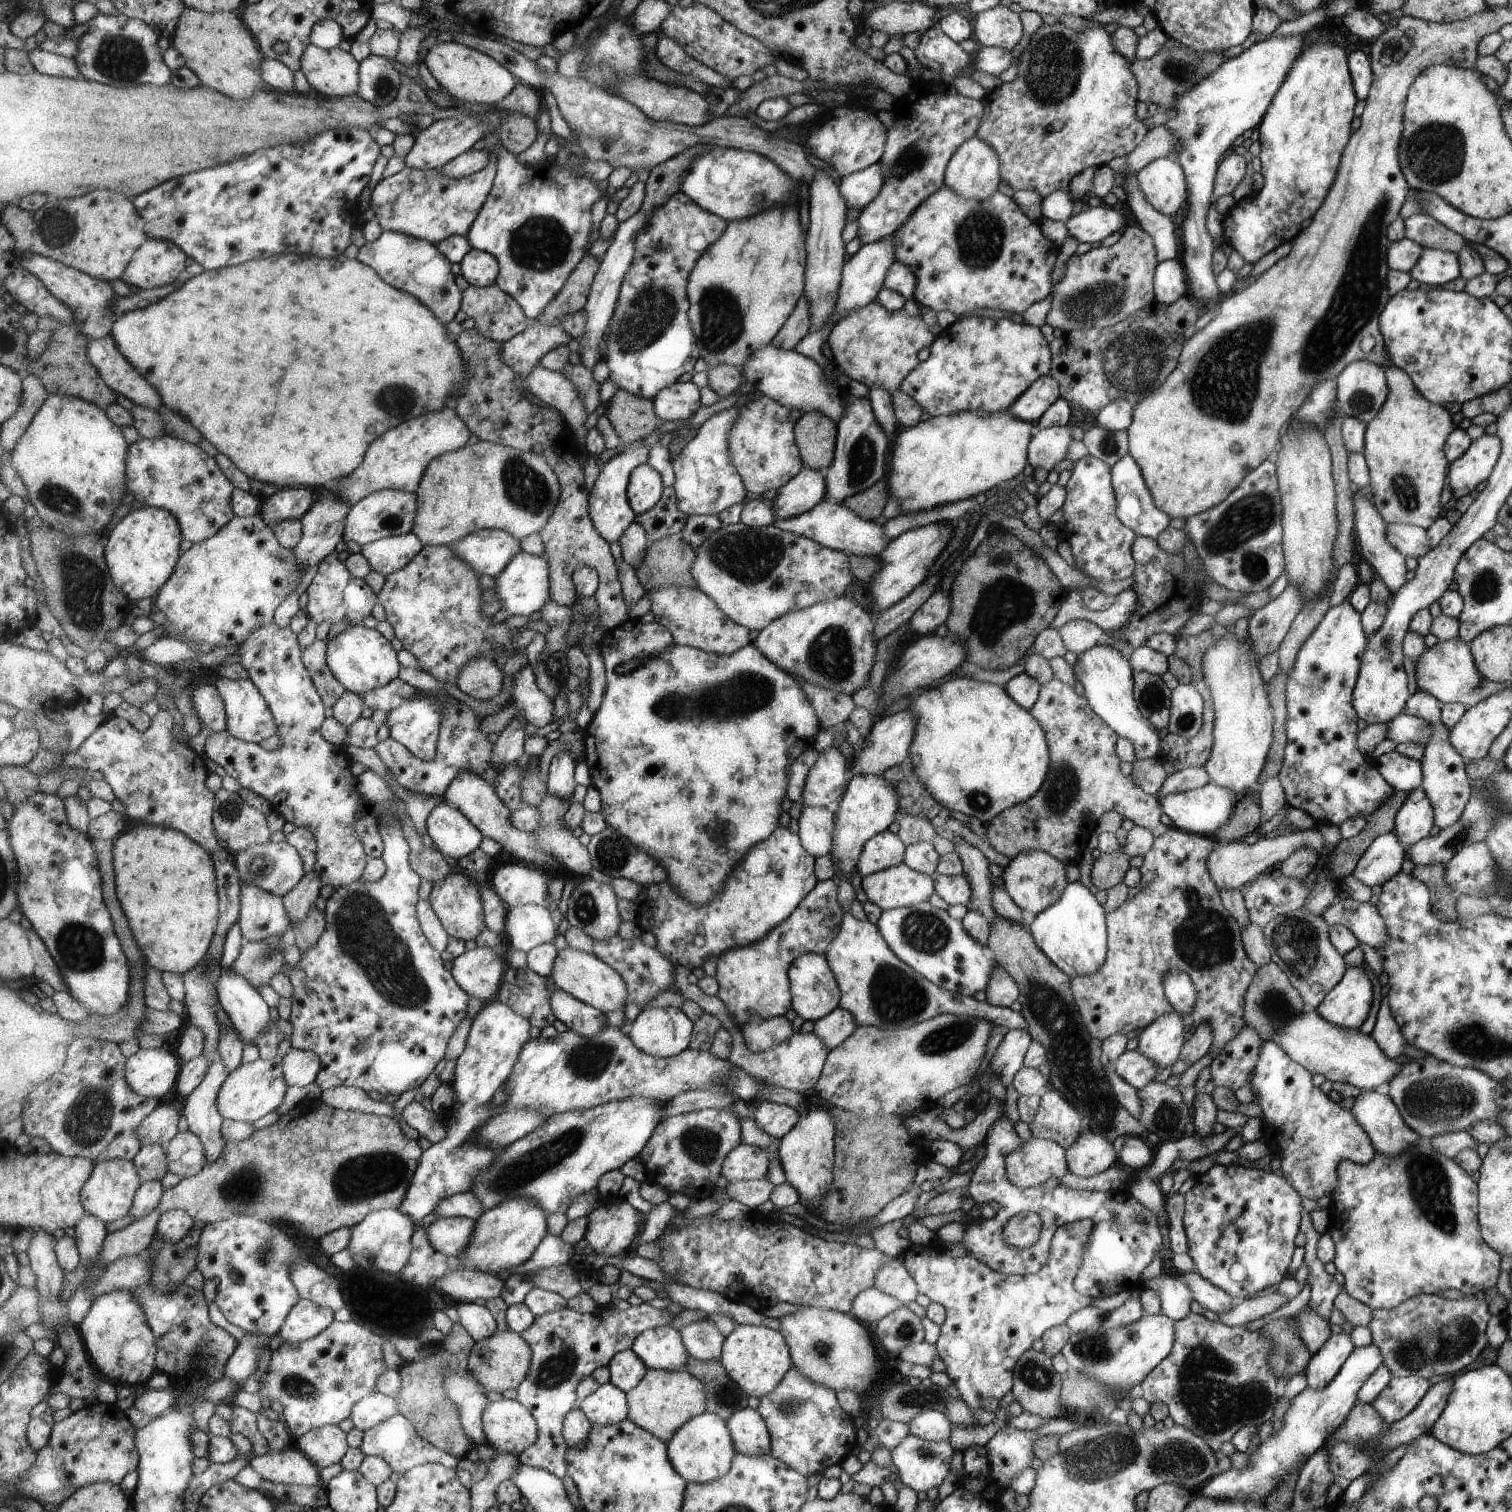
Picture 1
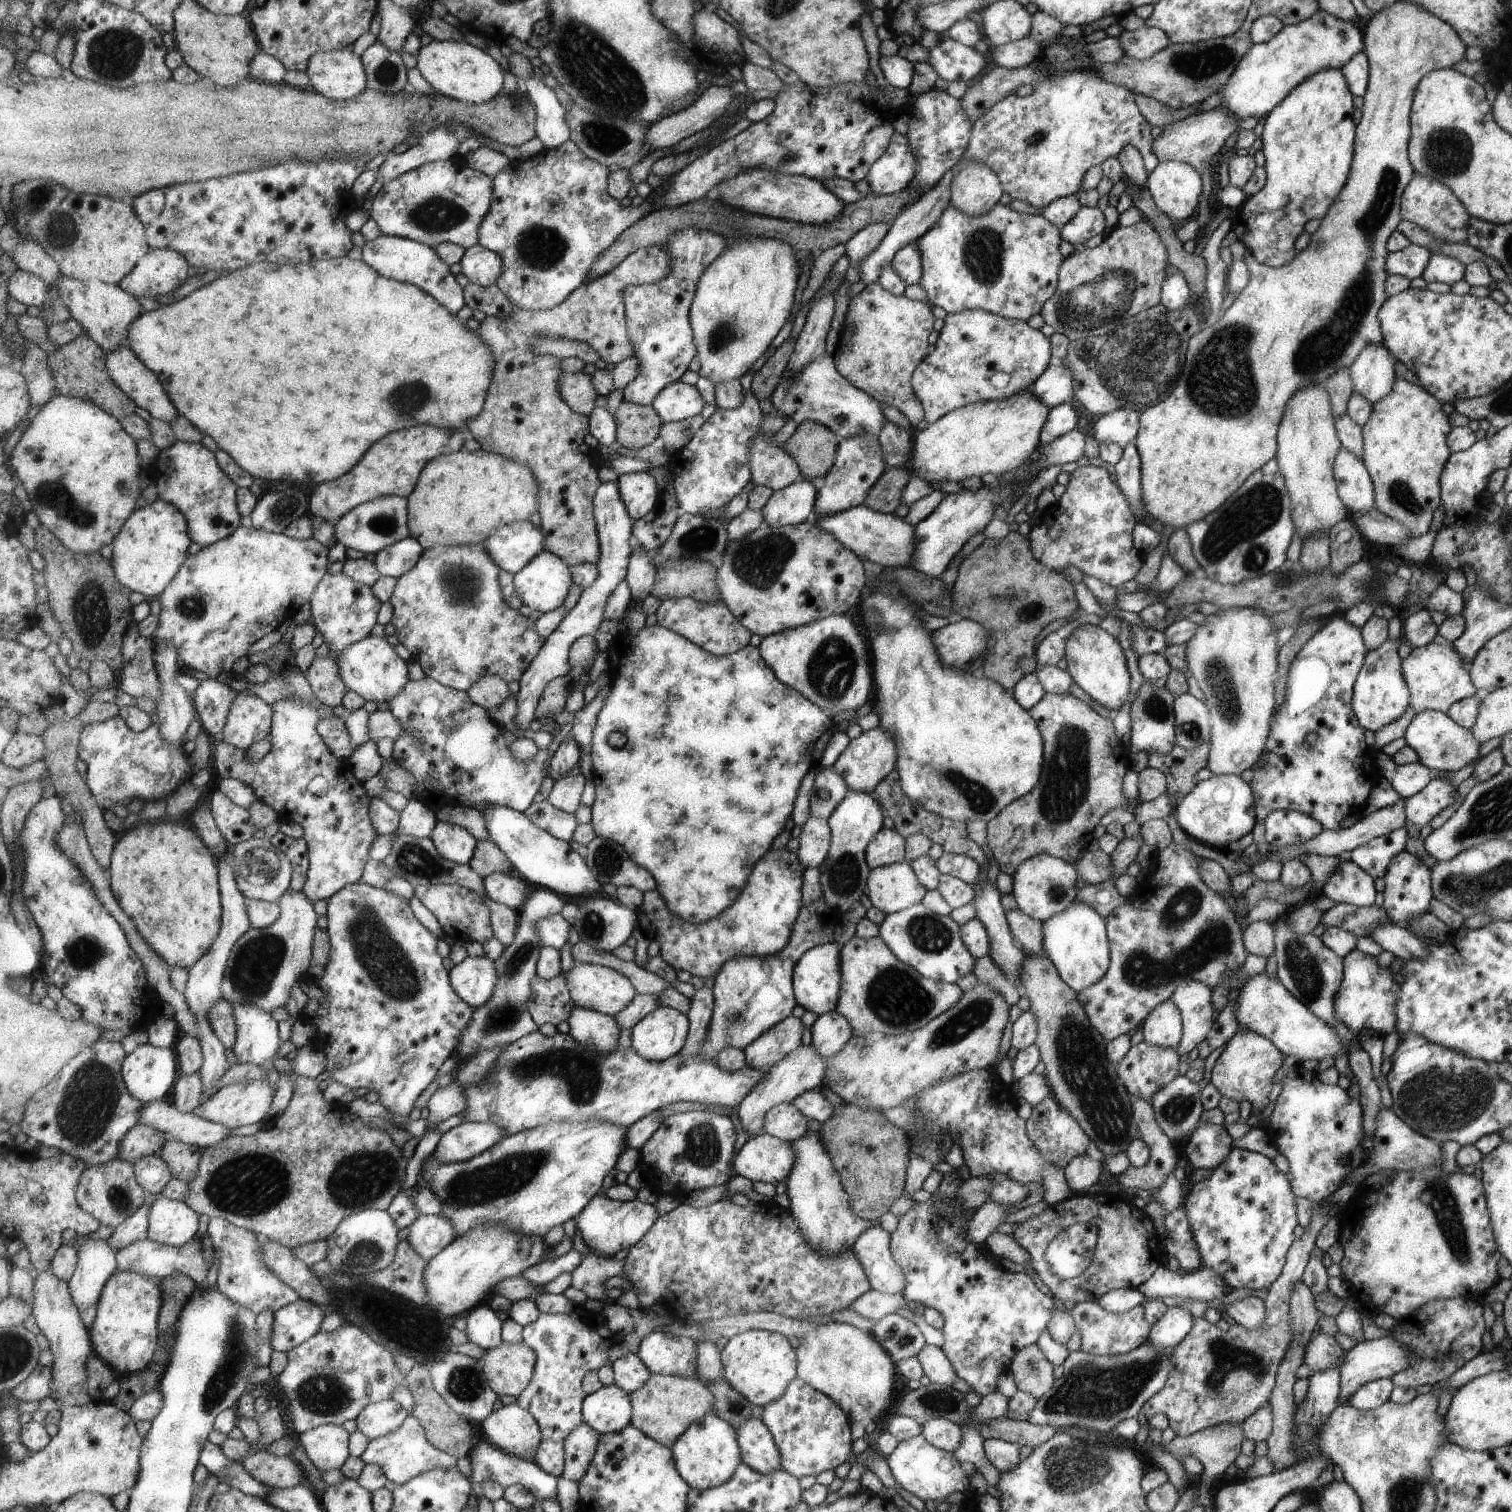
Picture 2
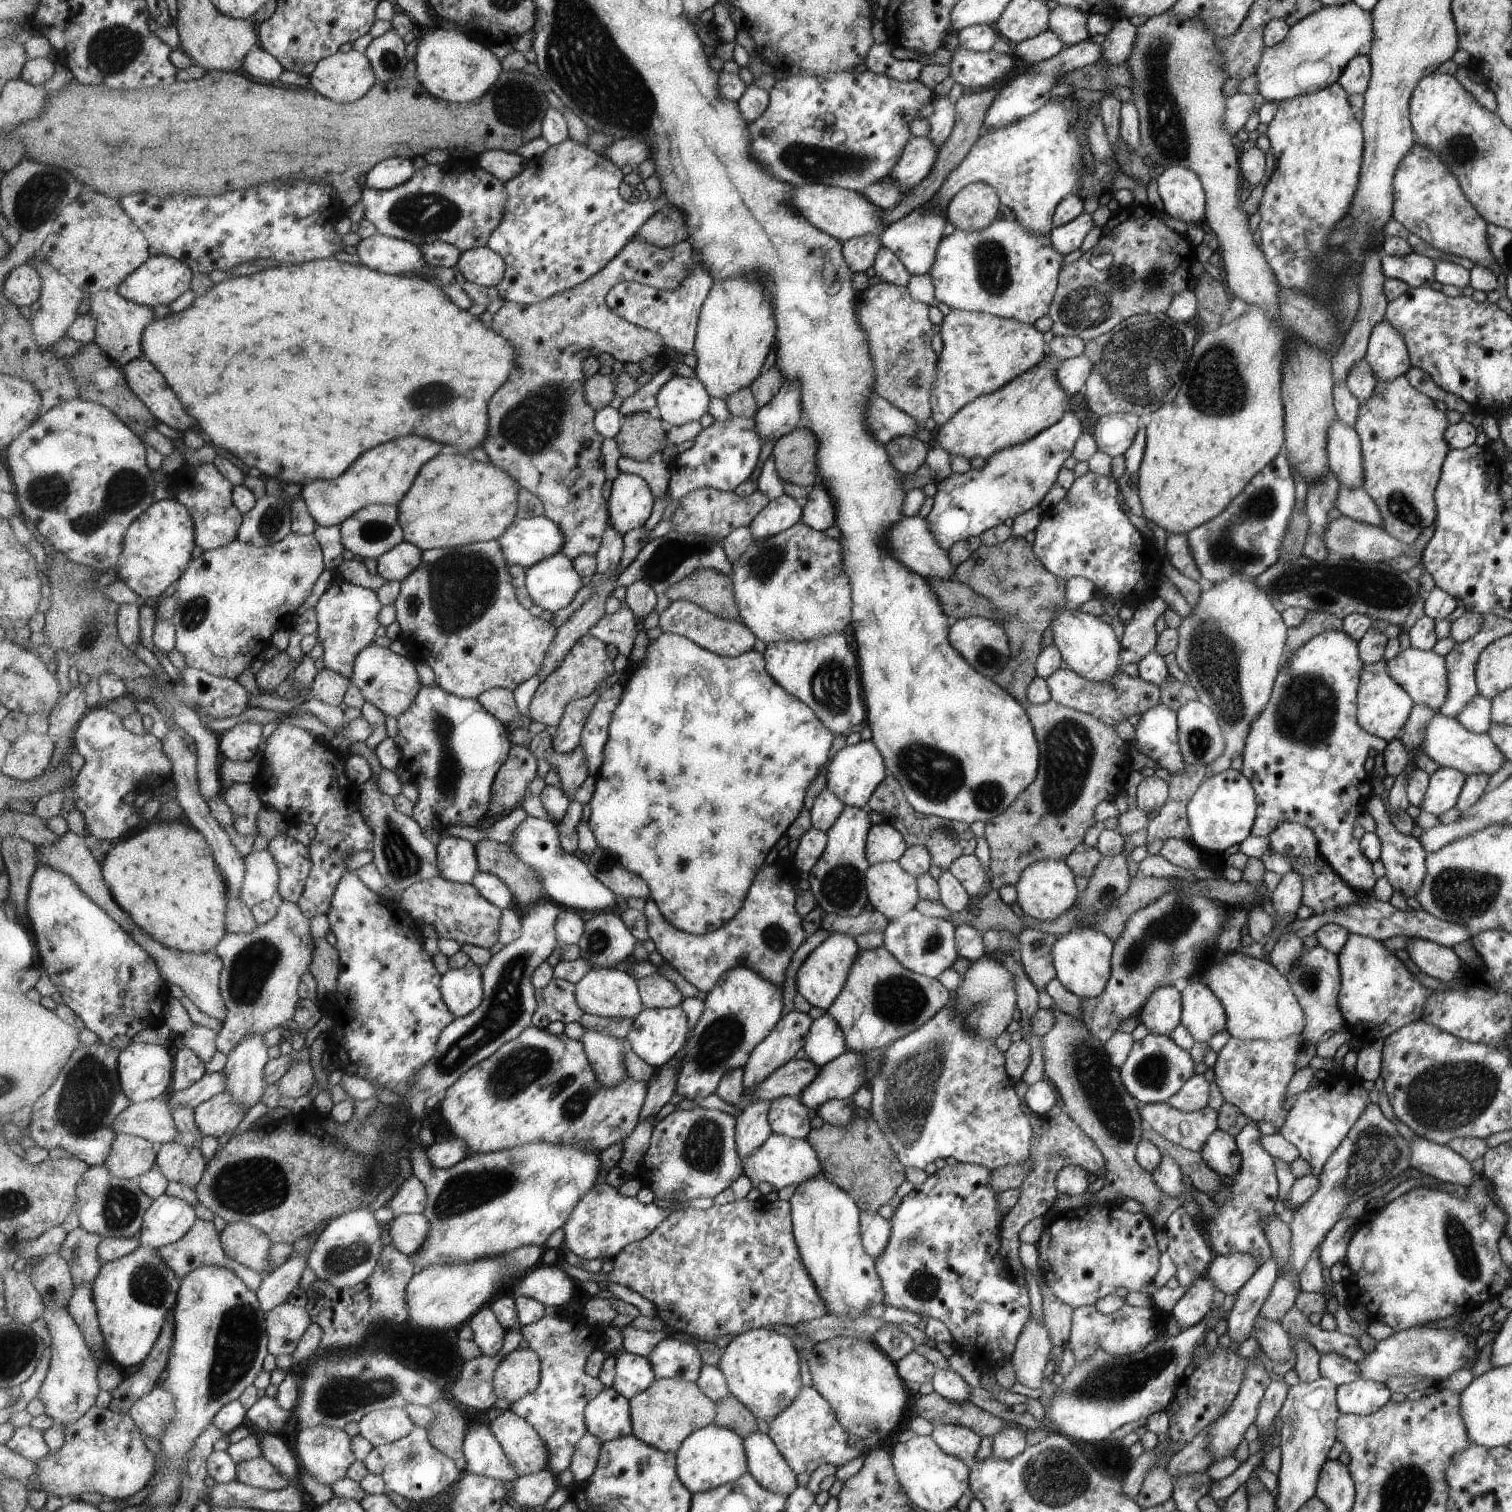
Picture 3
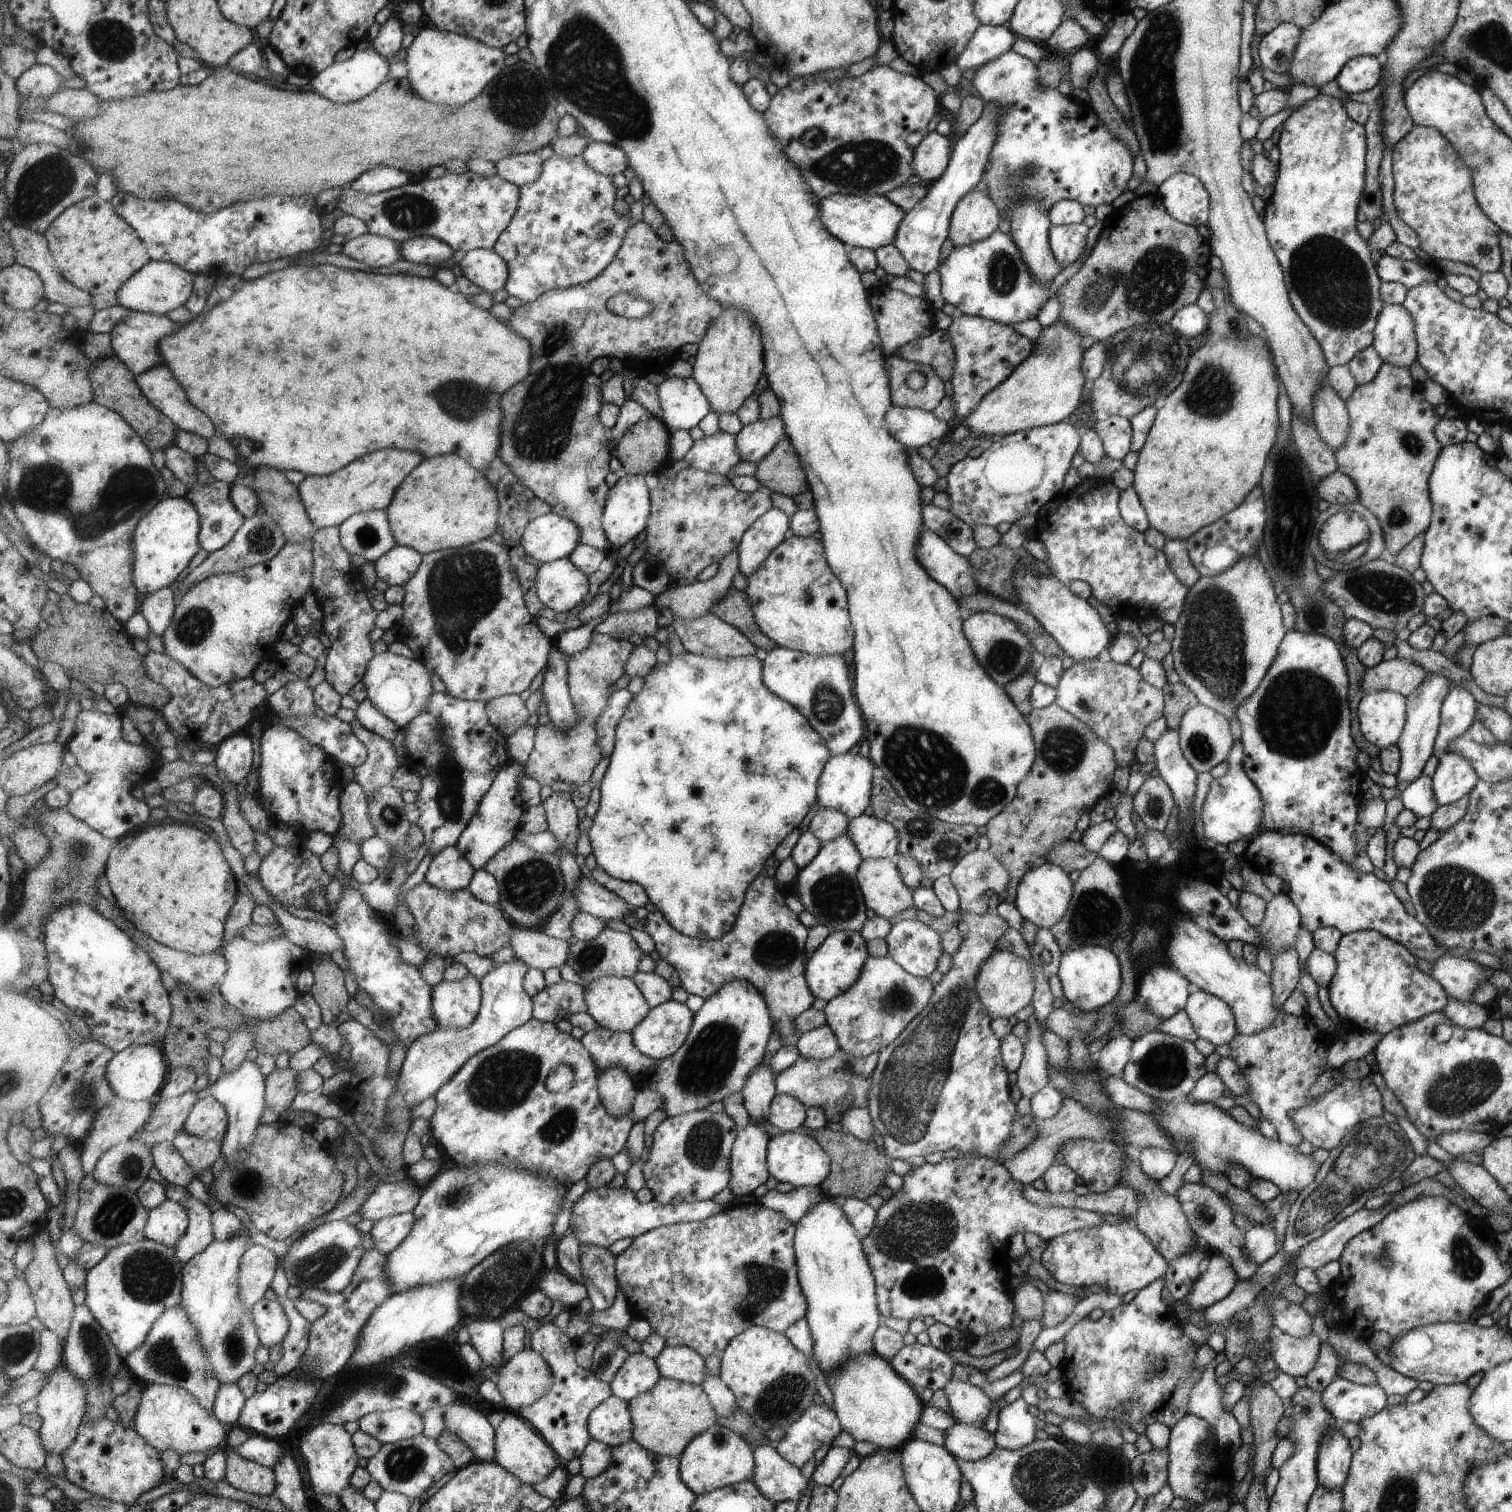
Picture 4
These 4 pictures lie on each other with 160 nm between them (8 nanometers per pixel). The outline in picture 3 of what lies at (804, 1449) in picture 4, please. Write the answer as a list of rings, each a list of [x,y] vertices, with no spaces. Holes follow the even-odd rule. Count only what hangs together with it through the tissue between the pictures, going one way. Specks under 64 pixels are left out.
[[[813,1386],[801,1388],[787,1410],[769,1423],[768,1434],[796,1473],[810,1474],[819,1464],[840,1467],[852,1458],[864,1455],[864,1452],[857,1452],[855,1447],[847,1446],[845,1429],[838,1423],[830,1404]]]

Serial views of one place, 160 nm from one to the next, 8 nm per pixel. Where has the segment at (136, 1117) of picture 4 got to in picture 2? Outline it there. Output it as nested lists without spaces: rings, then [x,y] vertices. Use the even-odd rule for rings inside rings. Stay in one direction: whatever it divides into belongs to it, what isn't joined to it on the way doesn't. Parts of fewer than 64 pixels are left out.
[[[165,1100],[147,1103],[143,1108],[140,1124],[157,1128],[168,1140],[182,1141],[204,1150],[231,1137],[231,1128],[196,1116],[194,1113],[181,1112],[173,1102]]]

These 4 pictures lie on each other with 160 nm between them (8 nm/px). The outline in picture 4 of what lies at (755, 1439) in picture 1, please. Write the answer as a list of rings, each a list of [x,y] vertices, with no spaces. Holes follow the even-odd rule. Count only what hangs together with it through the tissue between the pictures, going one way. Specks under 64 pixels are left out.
[[[767,1442],[754,1449],[756,1467],[754,1481],[759,1490],[776,1504],[798,1501],[807,1486],[800,1467],[791,1464],[775,1447]]]

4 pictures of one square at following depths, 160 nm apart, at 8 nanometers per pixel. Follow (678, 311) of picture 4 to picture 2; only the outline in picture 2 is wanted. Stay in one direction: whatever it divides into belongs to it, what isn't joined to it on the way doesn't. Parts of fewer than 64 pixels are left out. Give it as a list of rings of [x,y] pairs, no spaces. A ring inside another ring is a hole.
[[[645,247],[631,253],[611,272],[583,283],[567,297],[567,300],[553,308],[531,310],[515,307],[510,317],[486,316],[476,330],[477,334],[493,349],[496,361],[494,377],[483,412],[480,412],[476,419],[470,420],[467,432],[481,444],[483,450],[499,453],[534,470],[538,486],[541,487],[538,492],[537,511],[541,514],[540,526],[546,533],[544,550],[560,556],[569,566],[598,563],[602,555],[602,544],[594,513],[594,498],[602,483],[599,480],[599,468],[603,465],[603,458],[599,449],[596,450],[585,442],[585,436],[591,432],[590,415],[576,413],[560,393],[559,381],[565,374],[562,370],[563,359],[535,352],[534,340],[539,335],[584,341],[591,344],[599,352],[599,358],[607,364],[618,364],[630,356],[635,356],[636,350],[628,331],[623,292],[629,285],[645,285],[662,281],[671,271],[672,256],[665,247]]]

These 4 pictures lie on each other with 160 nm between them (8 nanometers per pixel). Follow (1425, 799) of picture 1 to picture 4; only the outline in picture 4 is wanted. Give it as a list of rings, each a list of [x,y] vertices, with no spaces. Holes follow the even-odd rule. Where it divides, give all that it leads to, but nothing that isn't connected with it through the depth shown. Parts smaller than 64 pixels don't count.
[[[1445,751],[1439,755],[1430,779],[1433,781],[1434,799],[1441,806],[1467,795],[1479,778],[1469,759],[1463,758],[1459,753]]]

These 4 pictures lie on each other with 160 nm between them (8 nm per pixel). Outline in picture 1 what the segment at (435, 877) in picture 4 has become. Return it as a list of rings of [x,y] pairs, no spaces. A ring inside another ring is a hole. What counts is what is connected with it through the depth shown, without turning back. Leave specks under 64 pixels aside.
[[[445,799],[430,812],[427,832],[444,855],[457,861],[477,850],[484,837],[461,809],[451,806]]]

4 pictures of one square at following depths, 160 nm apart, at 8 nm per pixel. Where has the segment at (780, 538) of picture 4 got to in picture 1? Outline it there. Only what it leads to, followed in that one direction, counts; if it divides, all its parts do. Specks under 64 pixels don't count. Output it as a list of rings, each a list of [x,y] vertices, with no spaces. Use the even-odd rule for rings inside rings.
[[[804,468],[770,500],[777,520],[792,519],[814,507],[826,494],[826,481],[819,471]]]

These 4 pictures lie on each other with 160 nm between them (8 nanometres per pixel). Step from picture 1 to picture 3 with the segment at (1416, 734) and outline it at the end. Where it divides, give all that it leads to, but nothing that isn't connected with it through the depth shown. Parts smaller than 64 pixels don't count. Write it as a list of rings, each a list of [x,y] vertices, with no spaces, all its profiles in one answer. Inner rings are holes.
[[[1438,712],[1426,724],[1424,739],[1419,748],[1440,767],[1451,767],[1464,775],[1485,773],[1491,776],[1506,760],[1488,733],[1469,732],[1455,719],[1441,716]]]

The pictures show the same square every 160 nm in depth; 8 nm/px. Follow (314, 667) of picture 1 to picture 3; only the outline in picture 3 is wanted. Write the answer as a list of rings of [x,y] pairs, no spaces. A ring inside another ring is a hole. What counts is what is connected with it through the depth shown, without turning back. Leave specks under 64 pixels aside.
[[[323,668],[317,673],[311,690],[319,700],[328,705],[338,707],[343,704],[345,693],[351,683],[350,678],[334,670]]]

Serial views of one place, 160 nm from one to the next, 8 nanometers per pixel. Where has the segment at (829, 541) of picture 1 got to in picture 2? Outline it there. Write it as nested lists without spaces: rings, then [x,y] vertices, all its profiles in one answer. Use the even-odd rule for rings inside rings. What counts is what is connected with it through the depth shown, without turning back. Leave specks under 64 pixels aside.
[[[861,504],[826,517],[813,513],[810,519],[842,545],[846,545],[857,557],[885,567],[907,567],[910,564],[910,556],[914,551],[914,526],[893,513],[878,513]]]

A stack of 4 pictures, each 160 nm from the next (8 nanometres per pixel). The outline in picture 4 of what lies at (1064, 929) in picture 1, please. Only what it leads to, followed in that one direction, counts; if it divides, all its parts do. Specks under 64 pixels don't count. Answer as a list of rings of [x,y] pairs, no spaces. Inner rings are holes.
[[[1086,946],[1075,947],[1061,953],[1060,963],[1056,976],[1060,981],[1060,988],[1062,989],[1062,995],[1070,1002],[1074,1007],[1077,1007],[1080,1012],[1097,1011],[1101,1010],[1103,1004],[1111,1002],[1119,990],[1119,963],[1118,957],[1114,955],[1109,948],[1100,946]]]

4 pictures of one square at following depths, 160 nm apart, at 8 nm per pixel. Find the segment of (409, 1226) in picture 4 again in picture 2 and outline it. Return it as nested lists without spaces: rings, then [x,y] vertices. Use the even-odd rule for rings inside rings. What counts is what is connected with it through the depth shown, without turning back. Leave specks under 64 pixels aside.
[[[421,1215],[421,1218],[407,1229],[405,1237],[425,1260],[431,1261],[458,1240],[459,1230],[451,1220],[443,1216]]]

